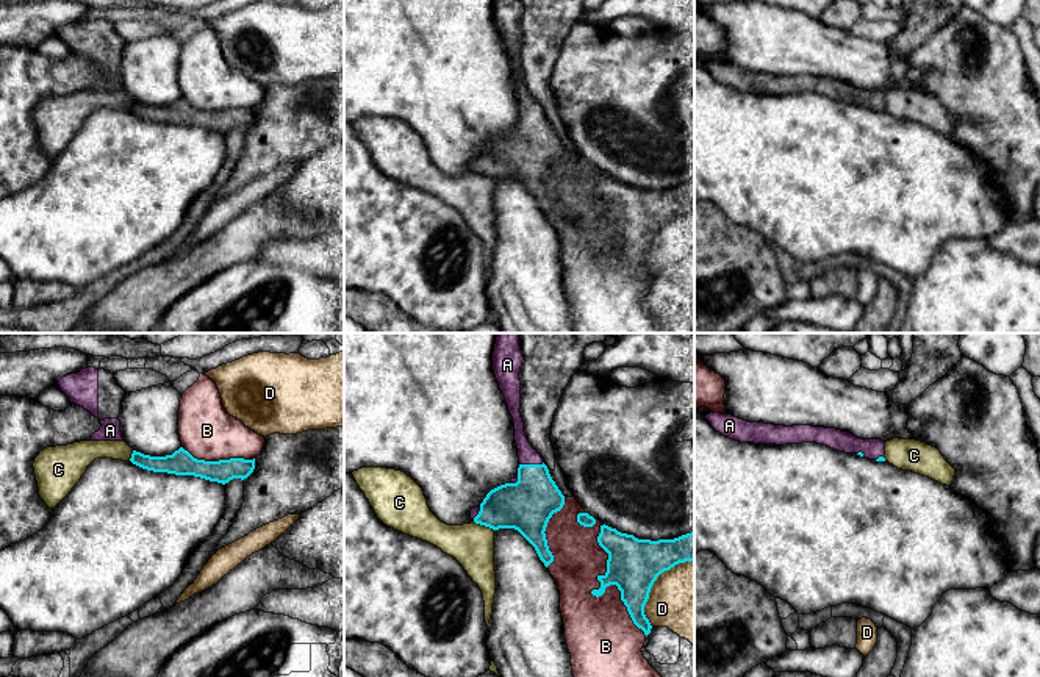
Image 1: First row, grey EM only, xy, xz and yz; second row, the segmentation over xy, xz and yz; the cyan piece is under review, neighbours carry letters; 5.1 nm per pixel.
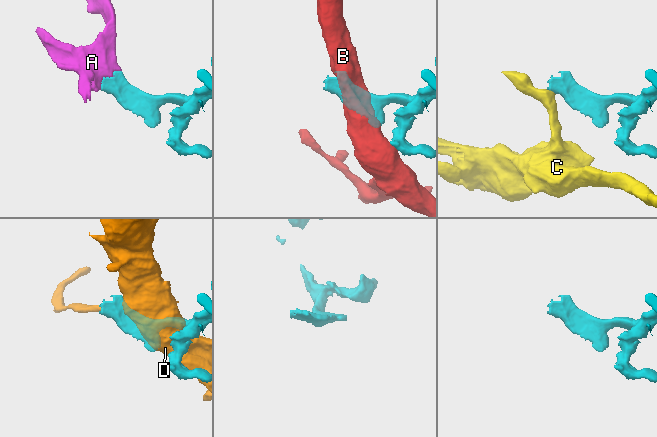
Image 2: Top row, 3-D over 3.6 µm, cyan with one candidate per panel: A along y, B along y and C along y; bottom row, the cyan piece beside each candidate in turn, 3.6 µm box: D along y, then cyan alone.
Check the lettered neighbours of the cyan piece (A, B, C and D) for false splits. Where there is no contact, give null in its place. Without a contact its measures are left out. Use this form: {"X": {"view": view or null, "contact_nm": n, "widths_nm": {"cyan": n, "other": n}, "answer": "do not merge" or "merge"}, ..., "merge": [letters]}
{"A": {"view": "xz", "contact_nm": 130, "widths_nm": {"cyan": 260, "other": 100}, "answer": "merge"}, "B": {"view": "xz", "contact_nm": 600, "widths_nm": {"cyan": 260, "other": 360}, "answer": "do not merge"}, "C": {"view": "xz", "contact_nm": 120, "widths_nm": {"cyan": 260, "other": 220}, "answer": "do not merge"}, "D": {"view": "xz", "contact_nm": 400, "widths_nm": {"cyan": 280, "other": 400}, "answer": "do not merge"}, "merge": ["A"]}

